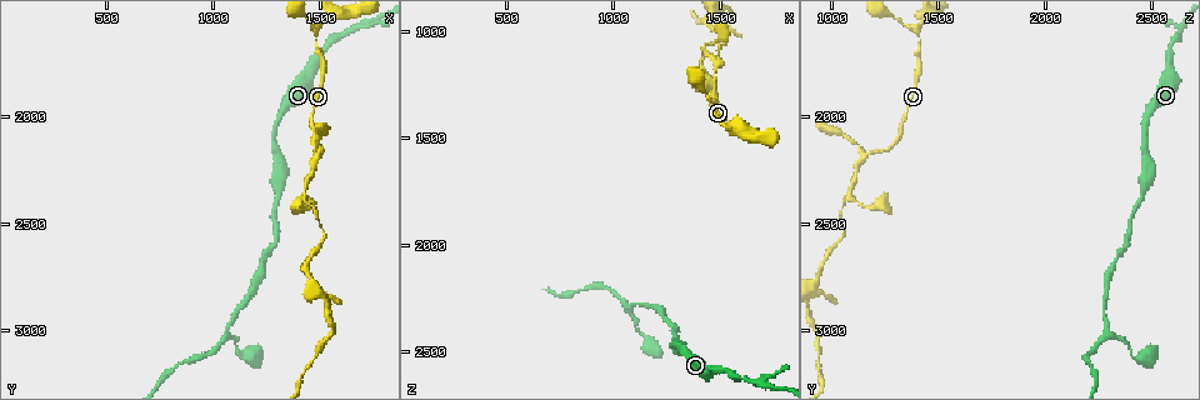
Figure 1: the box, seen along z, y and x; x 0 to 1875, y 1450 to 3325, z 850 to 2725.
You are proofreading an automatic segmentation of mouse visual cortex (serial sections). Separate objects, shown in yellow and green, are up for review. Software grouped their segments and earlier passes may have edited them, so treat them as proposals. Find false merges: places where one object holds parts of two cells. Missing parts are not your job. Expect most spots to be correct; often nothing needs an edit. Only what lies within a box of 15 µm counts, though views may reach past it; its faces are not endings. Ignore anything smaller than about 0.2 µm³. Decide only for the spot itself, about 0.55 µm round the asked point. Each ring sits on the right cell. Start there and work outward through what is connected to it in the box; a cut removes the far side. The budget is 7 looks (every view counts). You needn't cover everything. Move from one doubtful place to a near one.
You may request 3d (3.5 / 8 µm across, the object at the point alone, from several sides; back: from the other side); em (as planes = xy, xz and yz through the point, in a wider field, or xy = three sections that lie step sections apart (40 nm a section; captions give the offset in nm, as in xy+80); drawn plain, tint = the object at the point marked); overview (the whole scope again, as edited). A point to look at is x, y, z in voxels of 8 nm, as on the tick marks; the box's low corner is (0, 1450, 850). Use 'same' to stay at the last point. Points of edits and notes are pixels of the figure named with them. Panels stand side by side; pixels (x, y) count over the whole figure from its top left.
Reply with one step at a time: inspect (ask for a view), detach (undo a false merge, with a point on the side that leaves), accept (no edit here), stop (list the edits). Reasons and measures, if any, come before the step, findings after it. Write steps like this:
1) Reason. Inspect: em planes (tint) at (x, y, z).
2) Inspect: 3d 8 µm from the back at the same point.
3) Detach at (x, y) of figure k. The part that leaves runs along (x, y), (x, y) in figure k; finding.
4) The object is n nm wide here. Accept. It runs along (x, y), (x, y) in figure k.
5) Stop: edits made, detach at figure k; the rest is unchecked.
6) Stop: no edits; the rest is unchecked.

Three arms meet. Inspect: 3d 3.5 µm at (1470, 1600, 1390).

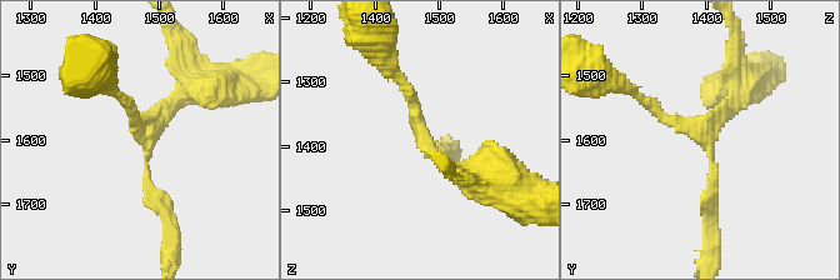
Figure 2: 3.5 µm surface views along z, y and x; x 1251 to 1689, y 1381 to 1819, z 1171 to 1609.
The arms are 150, 200, 200 nm wide. Accept. It runs along (710, 214), (708, 134), (740, 88) in figure 2; one cell here.

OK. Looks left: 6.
Narrows sharply. Inspect: 3d 3.5 µm at (1490, 2500, 1040).

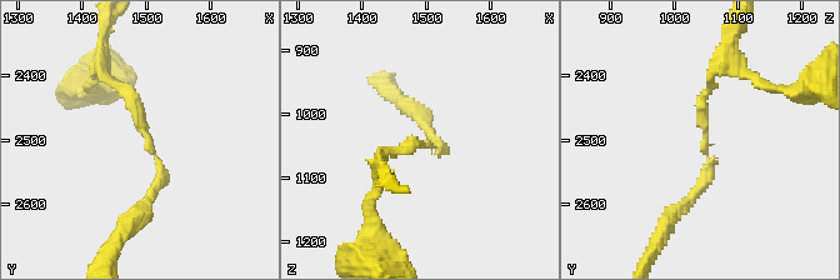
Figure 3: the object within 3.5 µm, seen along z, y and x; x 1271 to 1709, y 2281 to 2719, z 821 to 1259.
The arms are 150, 150 nm wide; shape alone is not enough. Inspect: em xy step 3 (tint) at (1500, 2495, 1050).

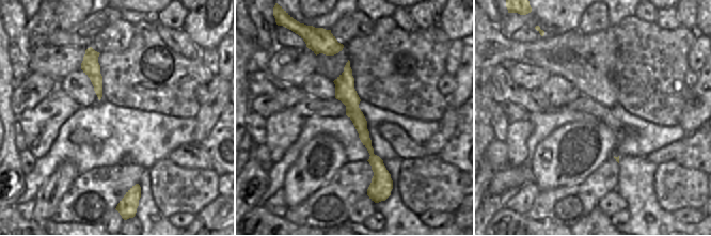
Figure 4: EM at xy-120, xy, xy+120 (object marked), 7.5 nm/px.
Accept. It runs along (347, 67), (351, 108), (377, 163), (373, 185) in figure 4; all the same cell.

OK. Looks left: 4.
Branch point. Inspect: 3d 8 µm at (1070, 3020, 2300).

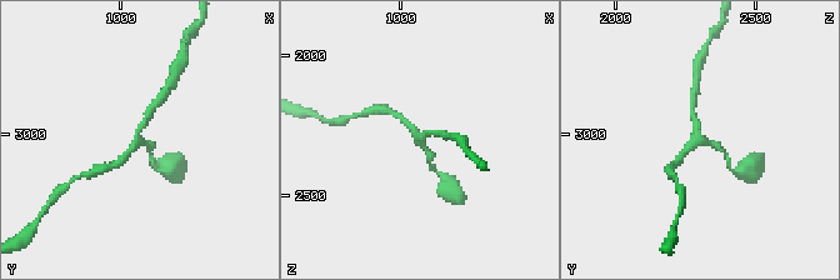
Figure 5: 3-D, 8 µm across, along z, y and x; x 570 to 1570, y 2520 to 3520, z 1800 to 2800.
Zoom in. Inspect: 3d 3.5 µm at (1070, 3010, 2290).

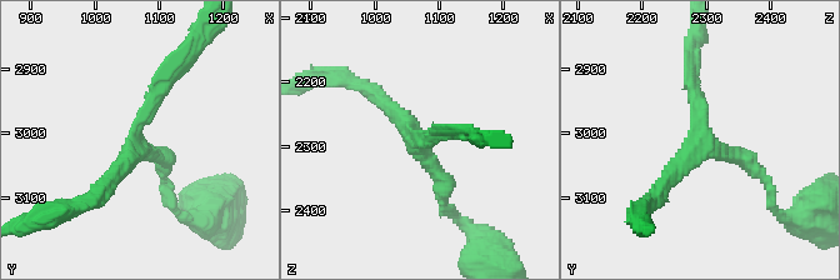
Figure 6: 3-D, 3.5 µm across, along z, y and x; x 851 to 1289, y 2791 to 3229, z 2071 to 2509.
3 arms meet here; the arms are 150, 200, 200 nm wide; need the tissue. Inspect: em xy step 3 (tint) at (1060, 3010, 2295).

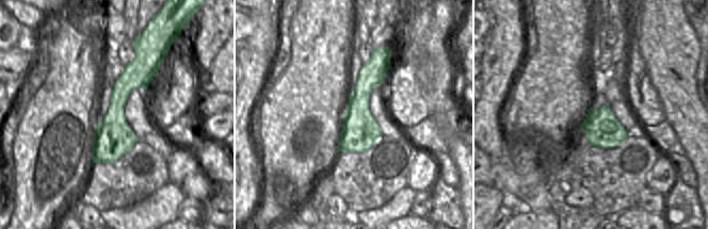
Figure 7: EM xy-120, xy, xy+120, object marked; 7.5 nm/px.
Accept. It runs along (138, 51), (113, 138), (94, 160) in figure 7; one cell here.

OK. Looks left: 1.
Stop: no edits; the rest is unchecked.

